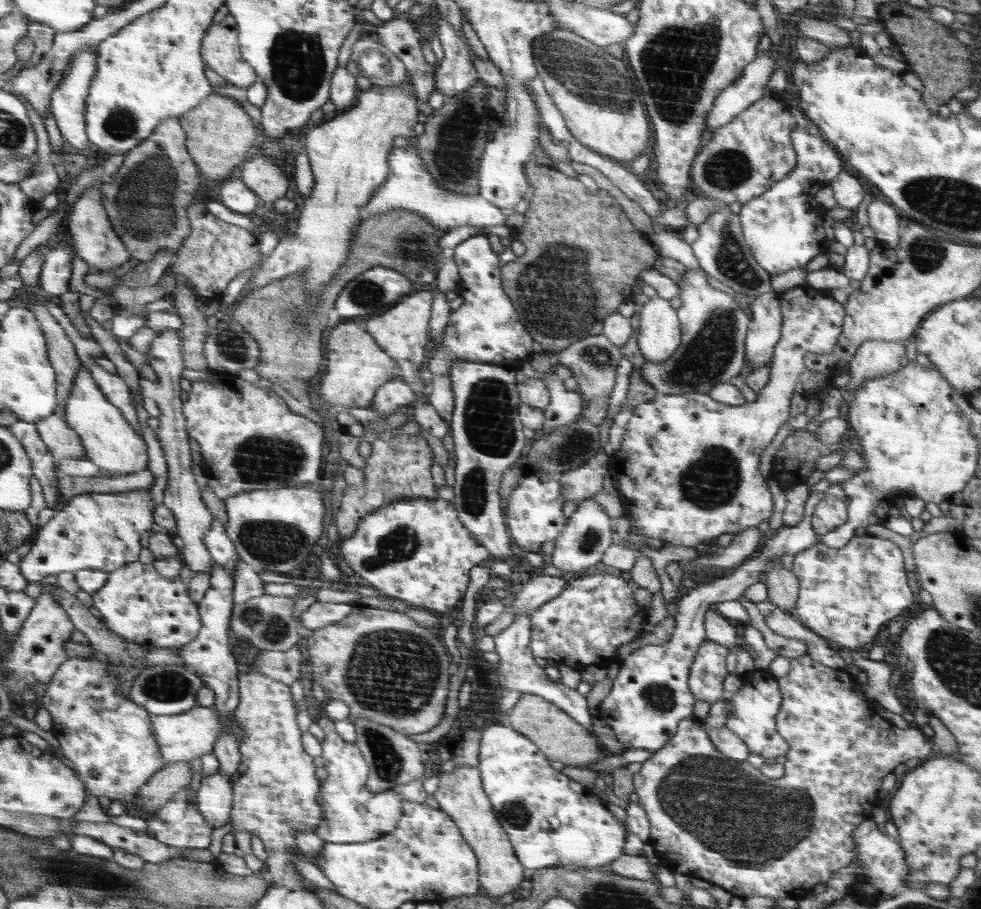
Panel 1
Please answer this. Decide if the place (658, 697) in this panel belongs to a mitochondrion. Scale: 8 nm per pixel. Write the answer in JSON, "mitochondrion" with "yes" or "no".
{"mitochondrion":"yes"}

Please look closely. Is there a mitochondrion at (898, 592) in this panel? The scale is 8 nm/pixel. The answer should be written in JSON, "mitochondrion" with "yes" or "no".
{"mitochondrion":"no"}

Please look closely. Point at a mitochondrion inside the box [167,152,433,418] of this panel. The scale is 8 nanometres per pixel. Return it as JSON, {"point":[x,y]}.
{"point":[367,295]}

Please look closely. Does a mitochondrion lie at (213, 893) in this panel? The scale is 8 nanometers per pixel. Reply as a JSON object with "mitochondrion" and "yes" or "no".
{"mitochondrion":"no"}

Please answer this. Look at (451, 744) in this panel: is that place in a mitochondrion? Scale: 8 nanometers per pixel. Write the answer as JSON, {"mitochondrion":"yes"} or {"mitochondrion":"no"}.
{"mitochondrion":"no"}

